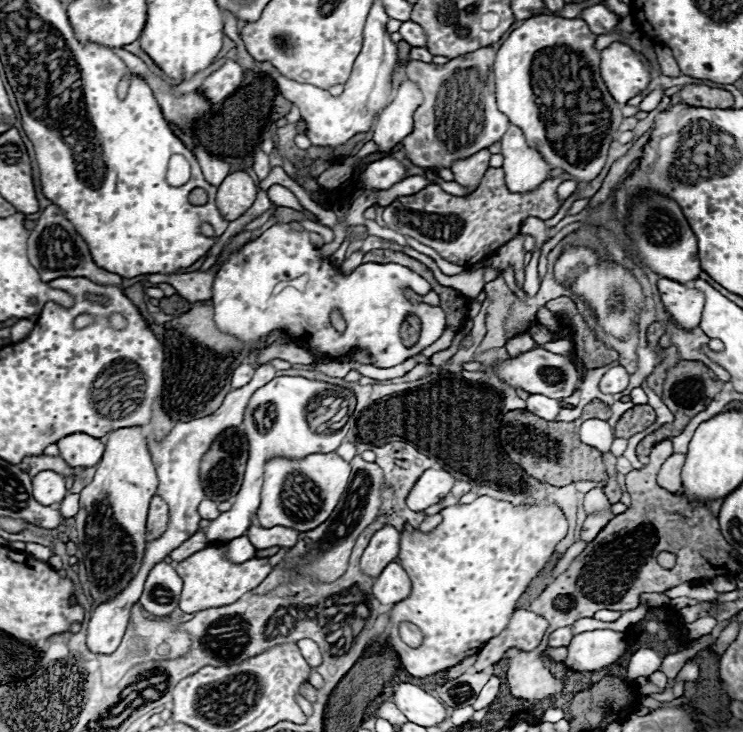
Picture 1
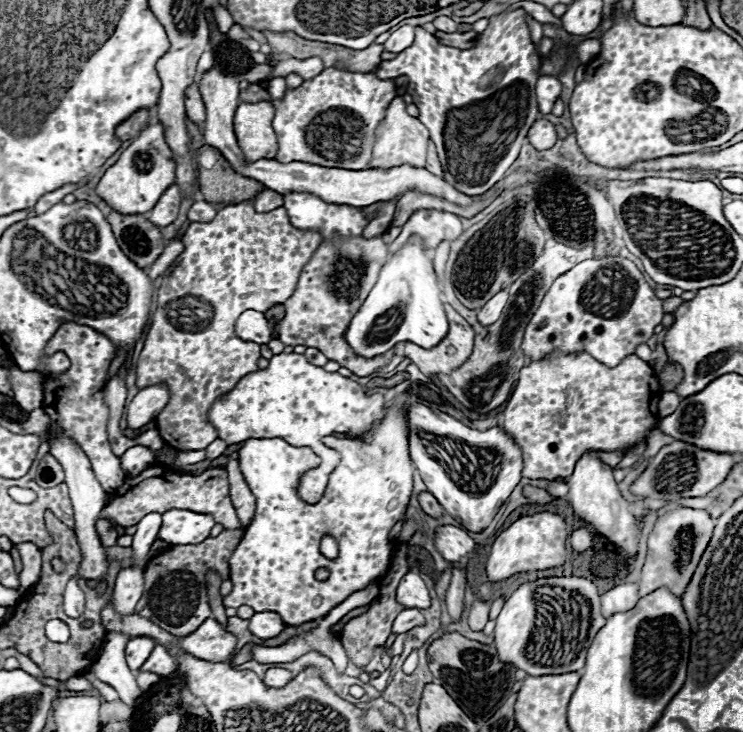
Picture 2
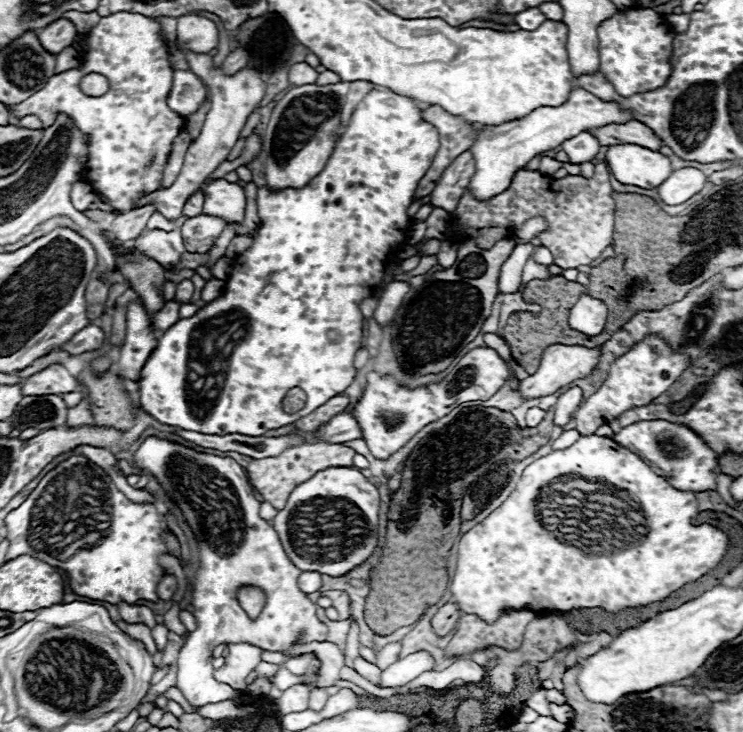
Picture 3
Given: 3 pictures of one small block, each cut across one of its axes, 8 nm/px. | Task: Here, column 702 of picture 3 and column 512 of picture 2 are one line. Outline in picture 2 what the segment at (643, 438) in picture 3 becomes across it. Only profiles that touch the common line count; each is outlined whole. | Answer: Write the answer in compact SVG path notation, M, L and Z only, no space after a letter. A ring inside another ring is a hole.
M422 404L408 408L410 456L428 492L466 530L482 532L520 482L522 452L502 428L474 430L464 422Z

